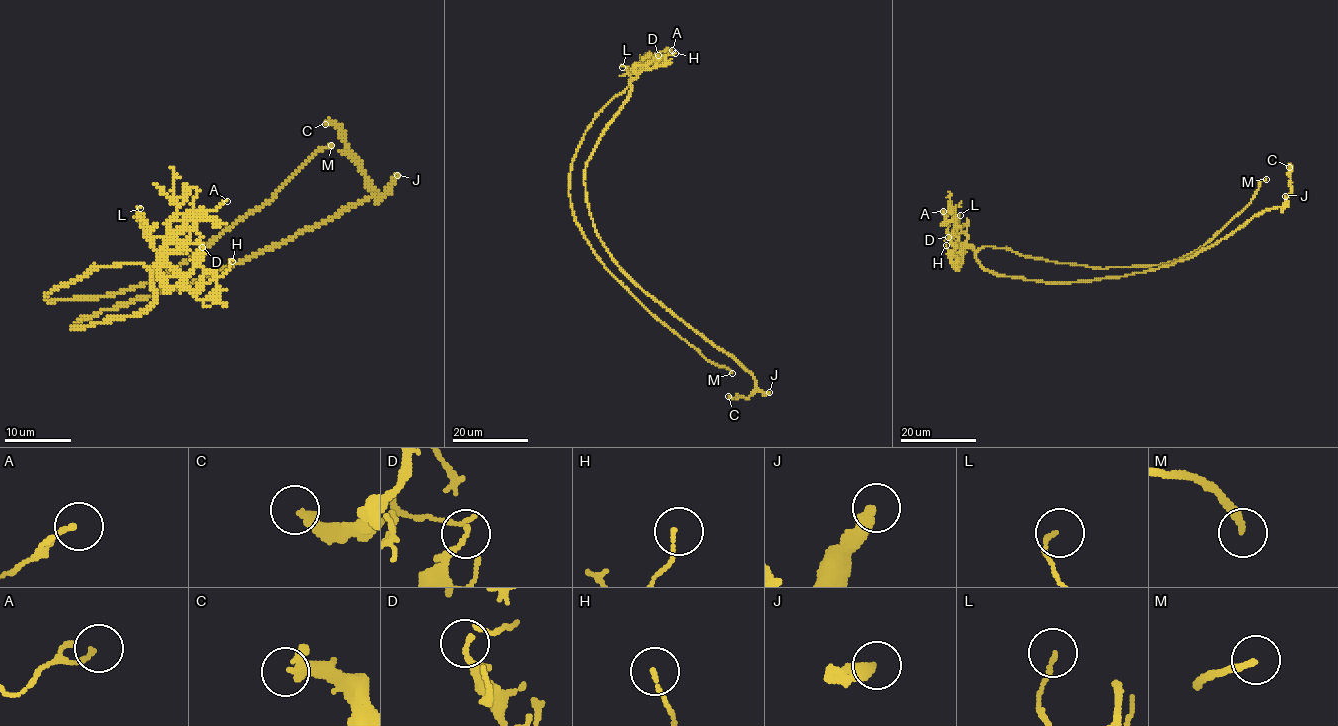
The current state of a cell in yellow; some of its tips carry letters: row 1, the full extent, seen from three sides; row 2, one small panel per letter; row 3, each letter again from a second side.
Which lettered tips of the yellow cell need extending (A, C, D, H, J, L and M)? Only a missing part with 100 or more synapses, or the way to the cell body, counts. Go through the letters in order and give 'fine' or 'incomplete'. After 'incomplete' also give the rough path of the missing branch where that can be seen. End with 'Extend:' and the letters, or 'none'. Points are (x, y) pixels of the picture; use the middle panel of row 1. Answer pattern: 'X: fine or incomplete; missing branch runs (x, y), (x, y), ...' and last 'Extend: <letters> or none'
A: fine
C: fine
D: fine
H: fine
J: fine
L: fine
M: incomplete
Extend: M

